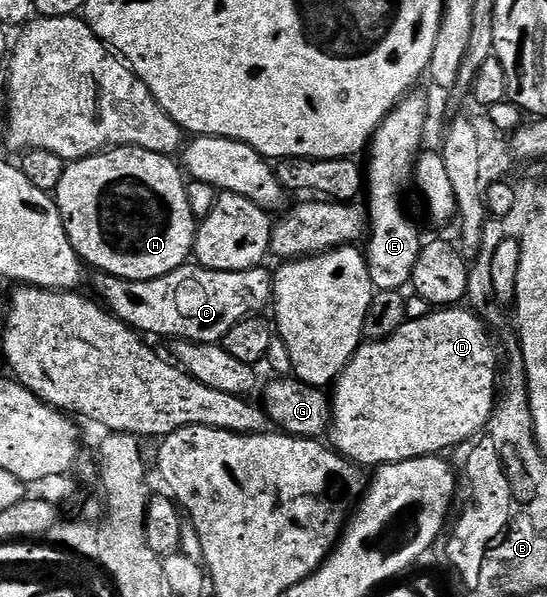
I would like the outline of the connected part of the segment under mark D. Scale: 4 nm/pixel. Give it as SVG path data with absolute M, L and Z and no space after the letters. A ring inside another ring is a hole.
M441 306L430 310L418 320L406 320L405 324L384 340L362 343L351 362L337 377L331 388L331 444L342 456L352 460L358 466L373 464L398 464L408 460L417 460L421 456L445 454L448 448L461 444L464 440L472 441L493 418L493 409L499 399L499 364L497 368L497 348L489 337L490 329L478 313L465 306Z

